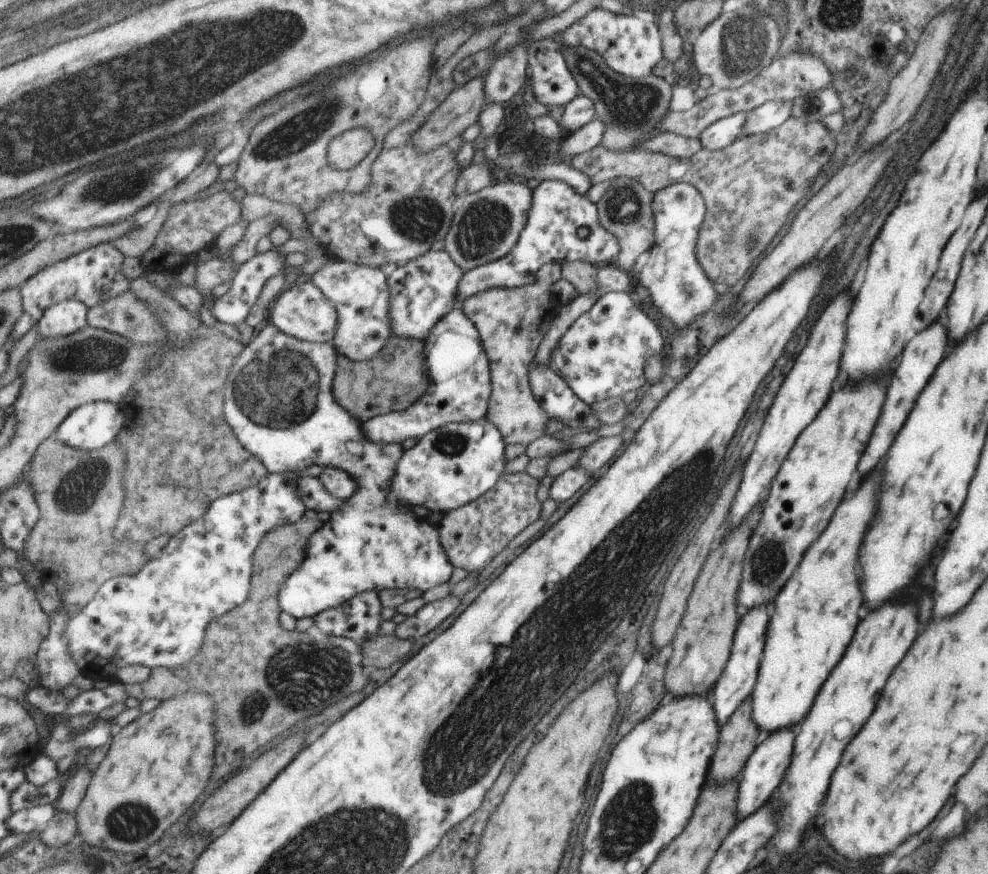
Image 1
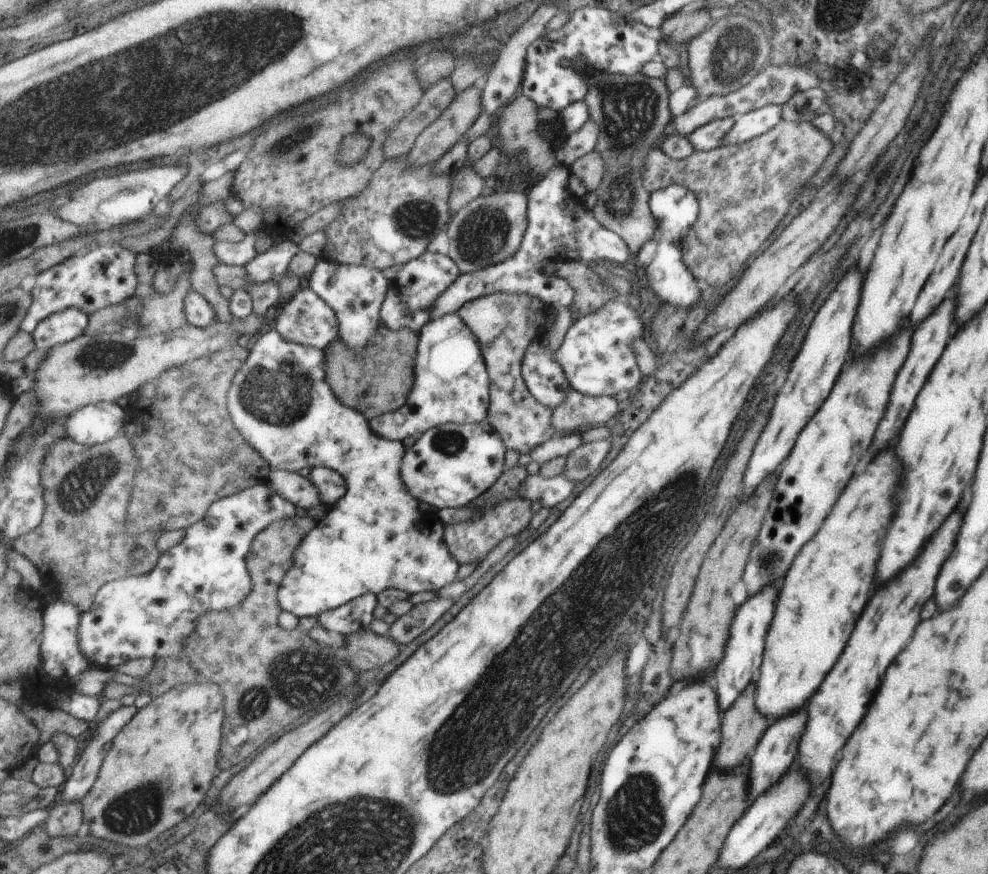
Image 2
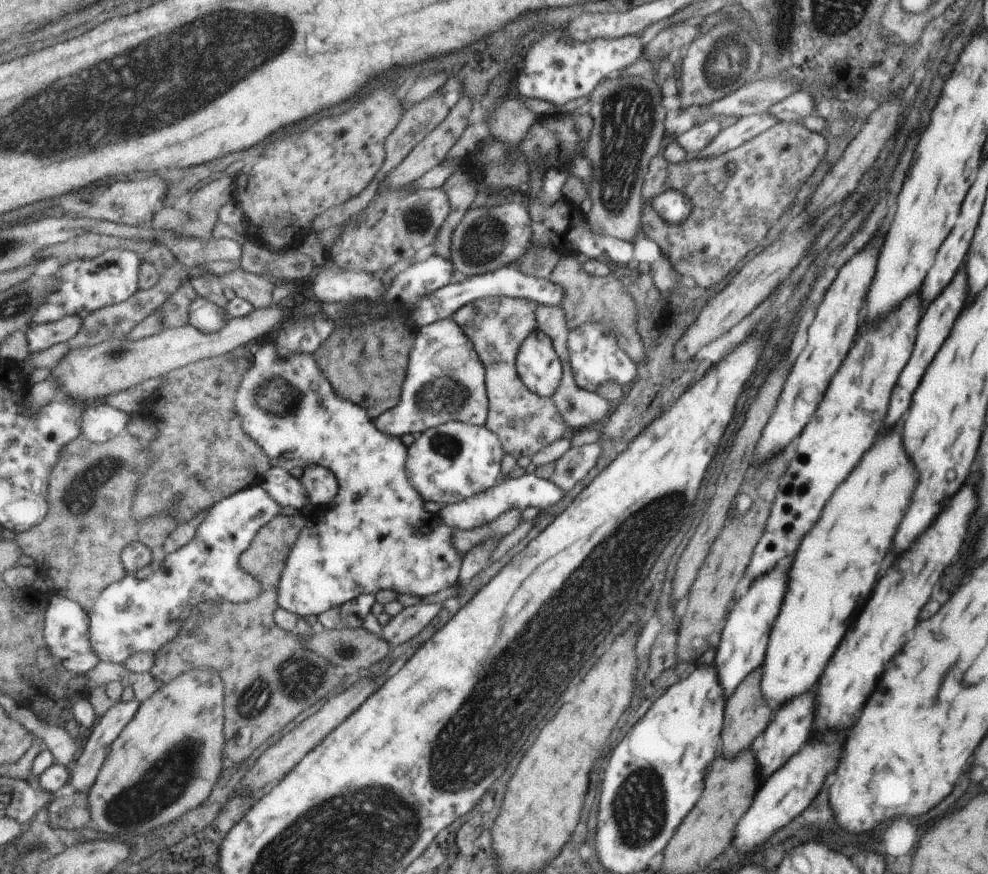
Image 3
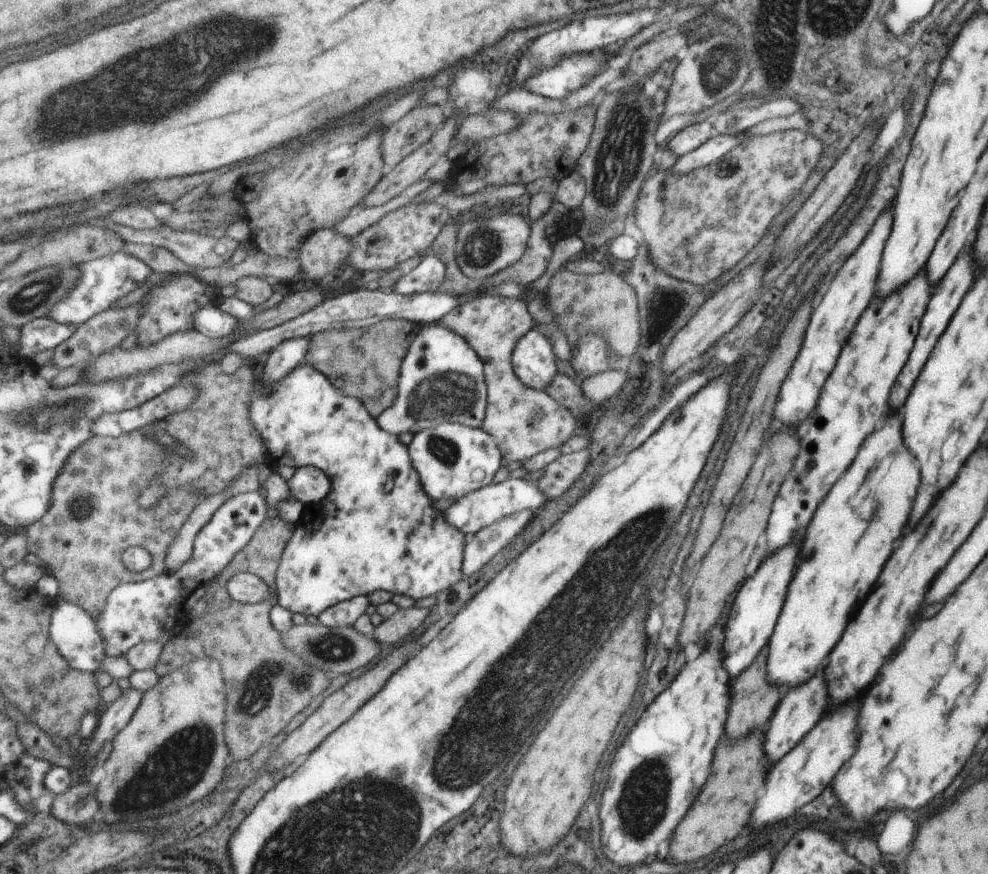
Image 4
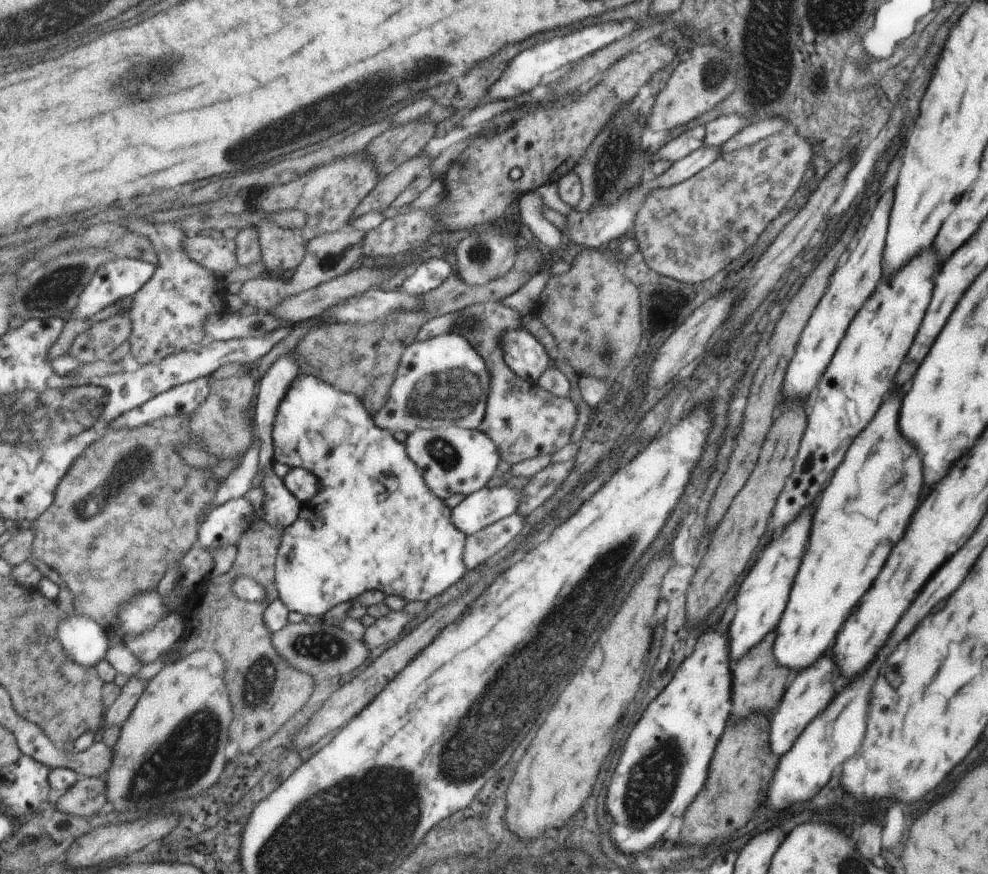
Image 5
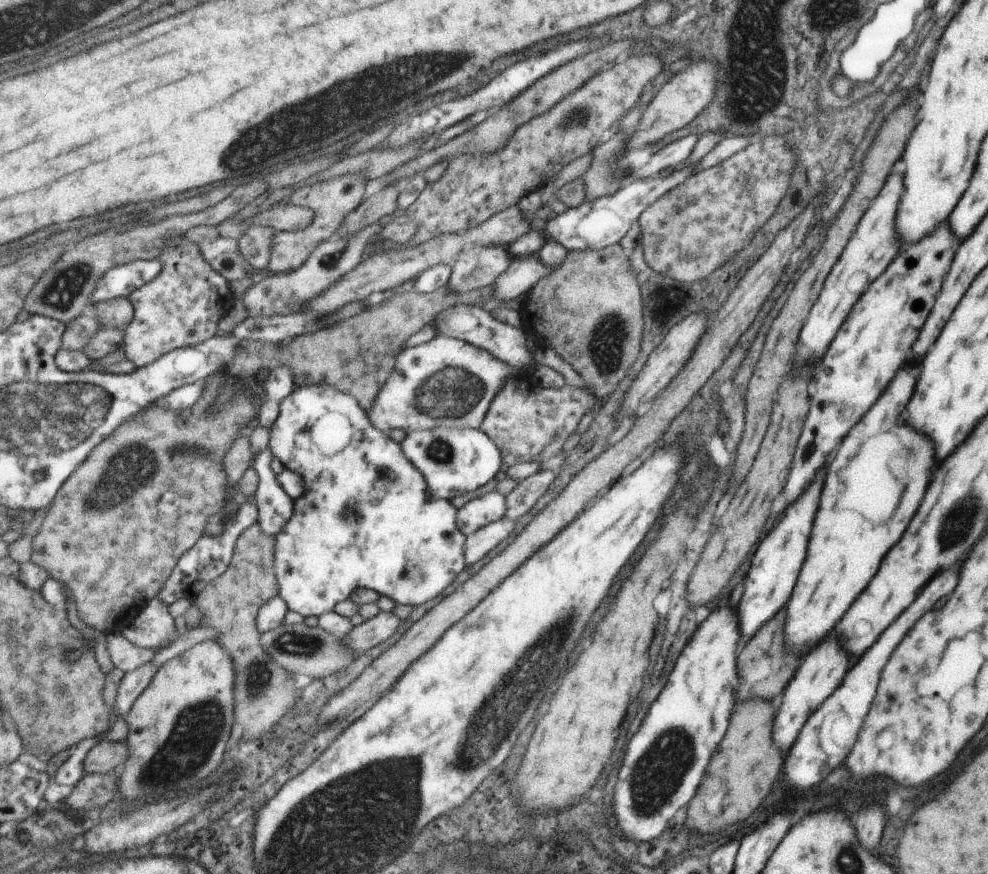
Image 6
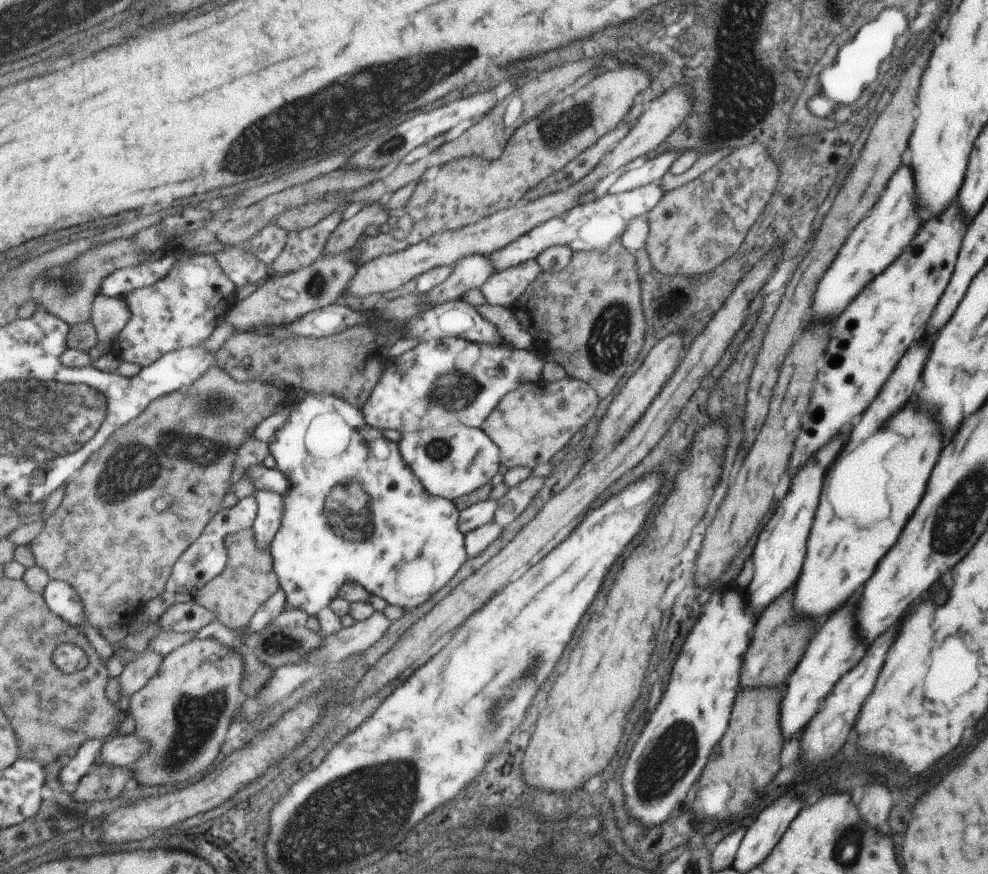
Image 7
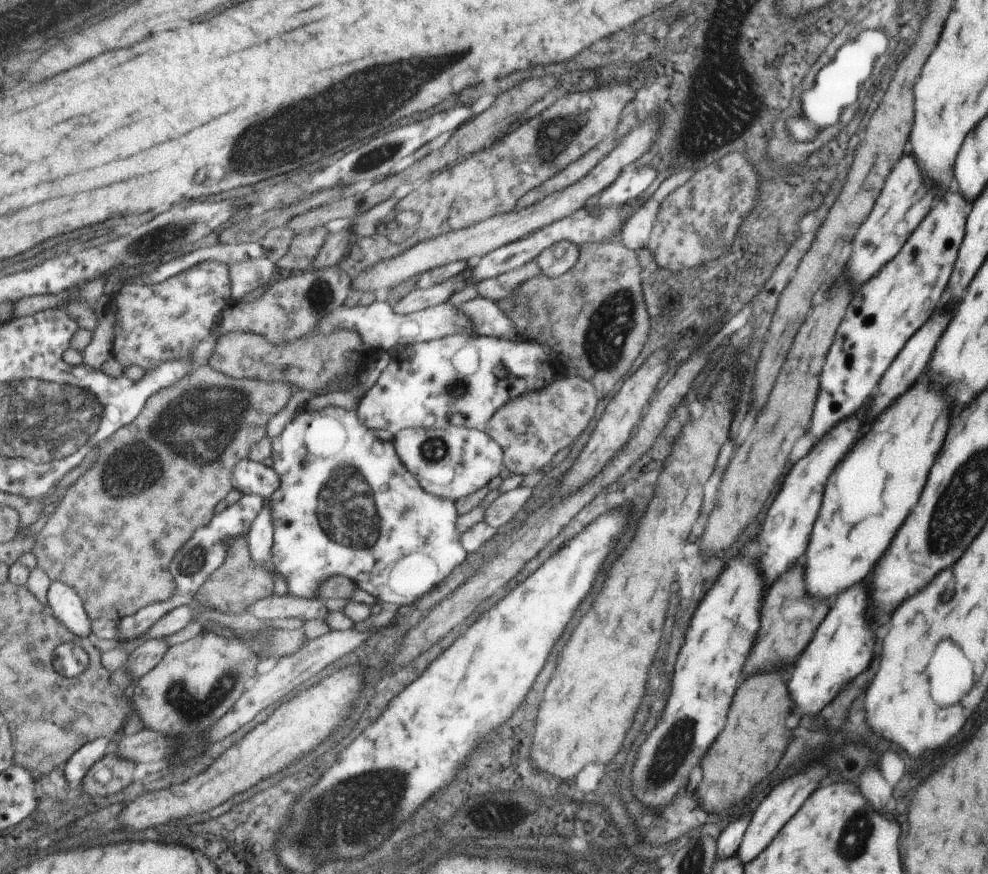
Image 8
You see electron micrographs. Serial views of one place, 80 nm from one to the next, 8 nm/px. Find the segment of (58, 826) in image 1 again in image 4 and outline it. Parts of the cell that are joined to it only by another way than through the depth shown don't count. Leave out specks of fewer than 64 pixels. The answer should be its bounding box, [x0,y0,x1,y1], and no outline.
[51,779,102,826]

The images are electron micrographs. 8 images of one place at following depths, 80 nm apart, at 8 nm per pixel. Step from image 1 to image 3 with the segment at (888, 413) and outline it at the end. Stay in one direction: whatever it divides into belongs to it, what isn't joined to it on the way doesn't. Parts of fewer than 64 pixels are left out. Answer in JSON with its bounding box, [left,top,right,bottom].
[885,270,967,426]

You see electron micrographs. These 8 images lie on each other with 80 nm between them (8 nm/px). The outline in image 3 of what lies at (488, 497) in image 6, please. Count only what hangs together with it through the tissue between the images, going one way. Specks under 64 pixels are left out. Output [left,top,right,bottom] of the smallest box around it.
[437,473,562,530]

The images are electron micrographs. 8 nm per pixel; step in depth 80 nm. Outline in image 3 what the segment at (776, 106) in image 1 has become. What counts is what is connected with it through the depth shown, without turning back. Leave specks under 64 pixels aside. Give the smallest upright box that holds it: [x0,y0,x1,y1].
[690,112,776,159]

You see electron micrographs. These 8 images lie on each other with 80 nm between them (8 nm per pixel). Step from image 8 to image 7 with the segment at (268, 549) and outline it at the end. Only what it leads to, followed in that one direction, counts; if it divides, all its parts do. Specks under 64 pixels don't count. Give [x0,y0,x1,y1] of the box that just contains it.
[252,491,285,549]

